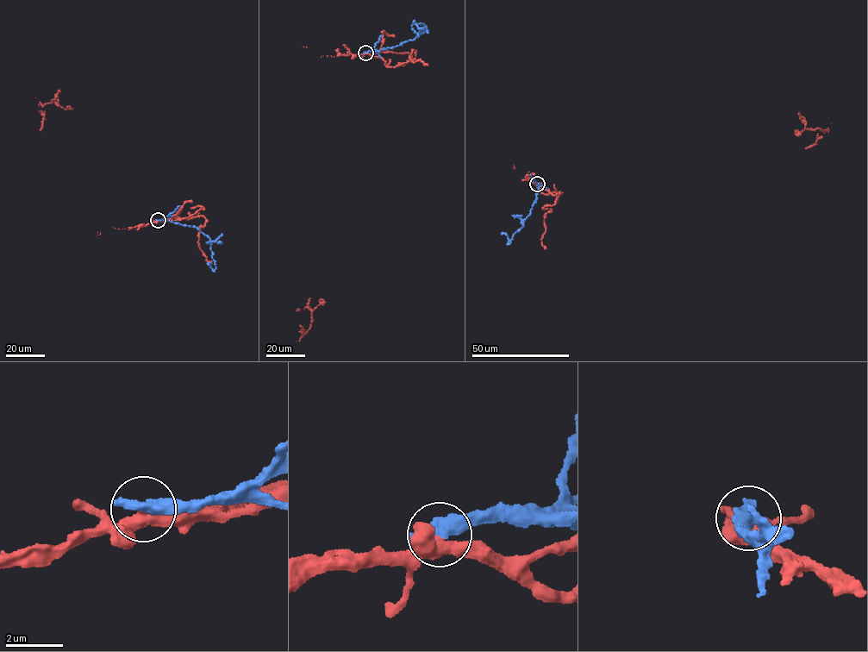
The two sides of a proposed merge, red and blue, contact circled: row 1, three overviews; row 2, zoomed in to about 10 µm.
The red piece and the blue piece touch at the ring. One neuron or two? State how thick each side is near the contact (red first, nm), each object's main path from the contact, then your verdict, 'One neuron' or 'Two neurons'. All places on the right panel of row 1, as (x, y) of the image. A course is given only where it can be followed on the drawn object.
Thickness 340 nm (red) against 600 nm. Course of red: (537, 184), (545, 190), (557, 191), (796, 134), (803, 129), (829, 129). Course of blue: (537, 184), (535, 202), (510, 243), (508, 236), (501, 235). Two neurons

